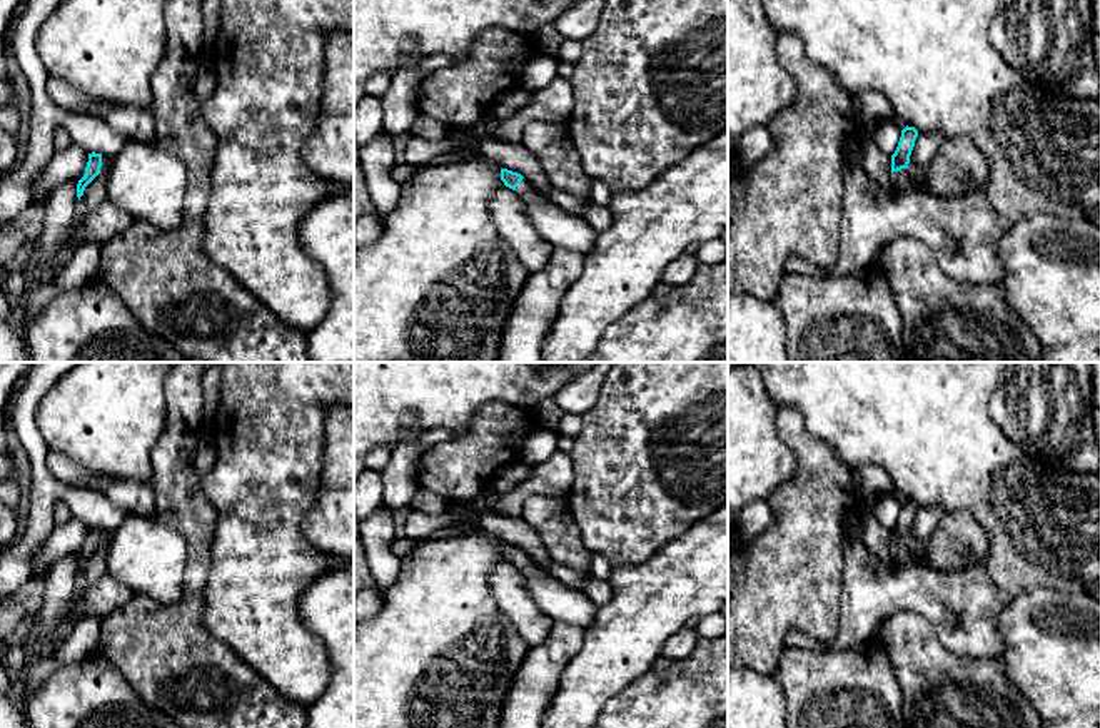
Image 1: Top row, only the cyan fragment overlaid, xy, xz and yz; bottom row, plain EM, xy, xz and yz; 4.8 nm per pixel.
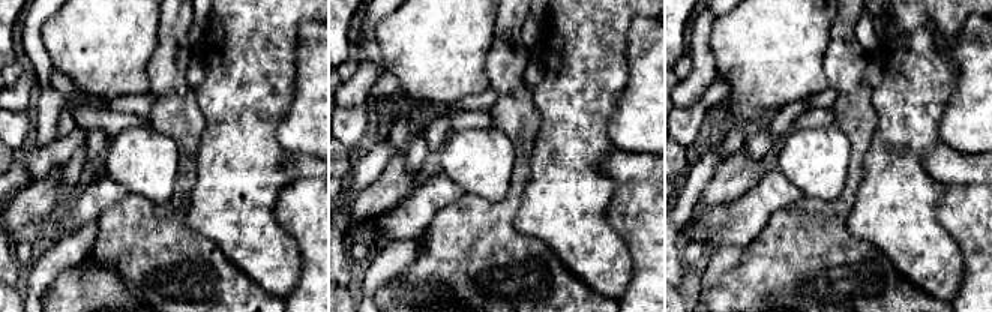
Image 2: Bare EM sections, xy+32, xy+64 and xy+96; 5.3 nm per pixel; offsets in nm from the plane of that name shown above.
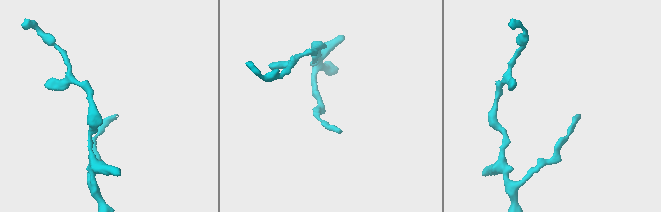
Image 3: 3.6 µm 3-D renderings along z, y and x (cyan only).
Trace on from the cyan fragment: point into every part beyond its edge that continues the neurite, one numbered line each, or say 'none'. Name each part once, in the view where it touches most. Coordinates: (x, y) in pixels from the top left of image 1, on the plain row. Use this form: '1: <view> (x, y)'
1: xz (561, 603)

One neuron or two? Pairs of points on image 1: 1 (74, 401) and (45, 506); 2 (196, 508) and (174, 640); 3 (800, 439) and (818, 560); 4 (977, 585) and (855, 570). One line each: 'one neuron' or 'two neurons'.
1: two neurons
2: one neuron
3: one neuron
4: one neuron

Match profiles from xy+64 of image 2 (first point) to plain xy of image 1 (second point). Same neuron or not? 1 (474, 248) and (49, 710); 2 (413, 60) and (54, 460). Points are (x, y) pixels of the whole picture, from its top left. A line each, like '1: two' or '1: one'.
1: two
2: two

